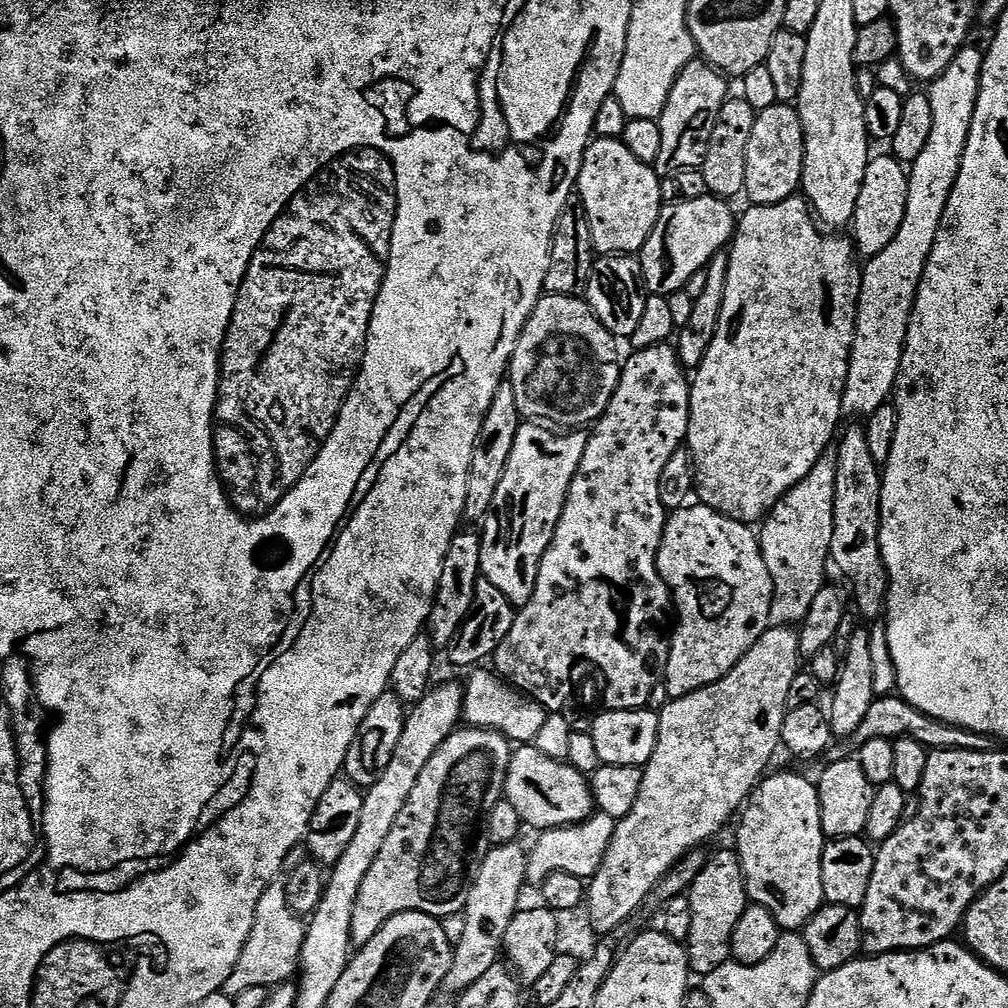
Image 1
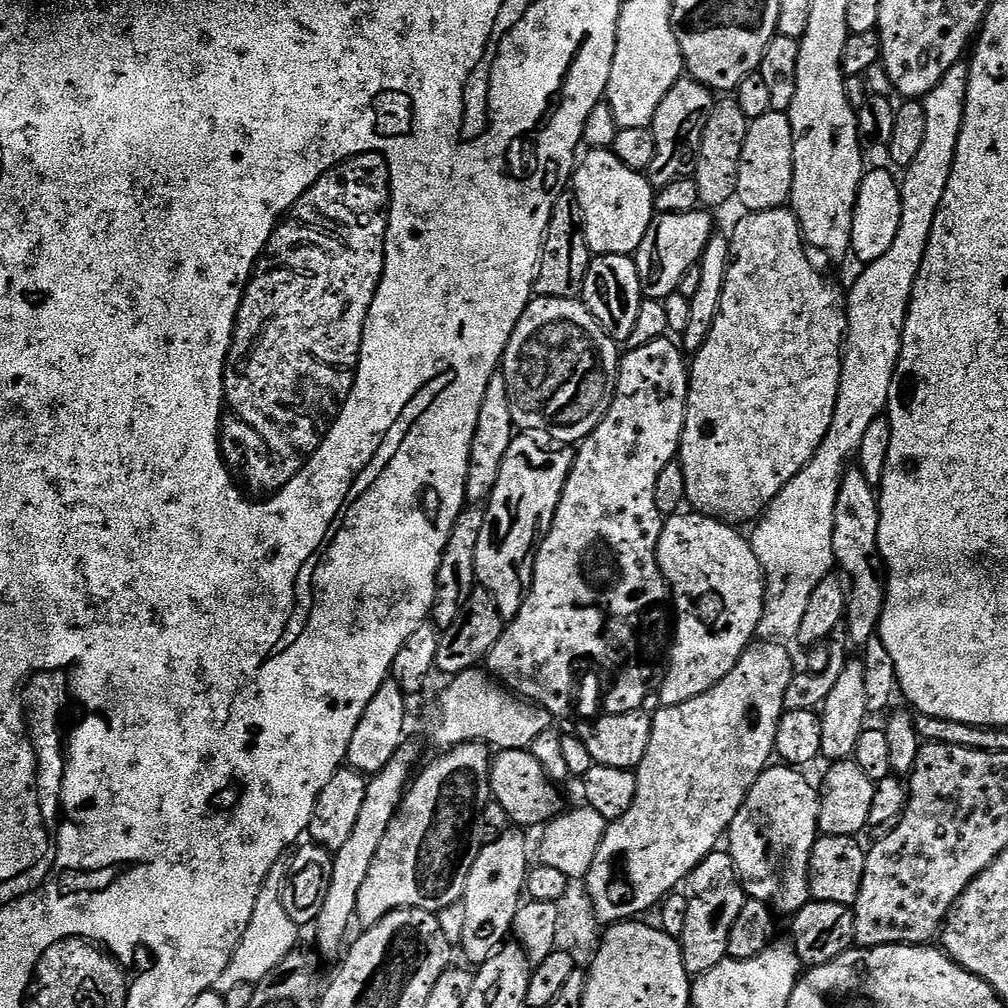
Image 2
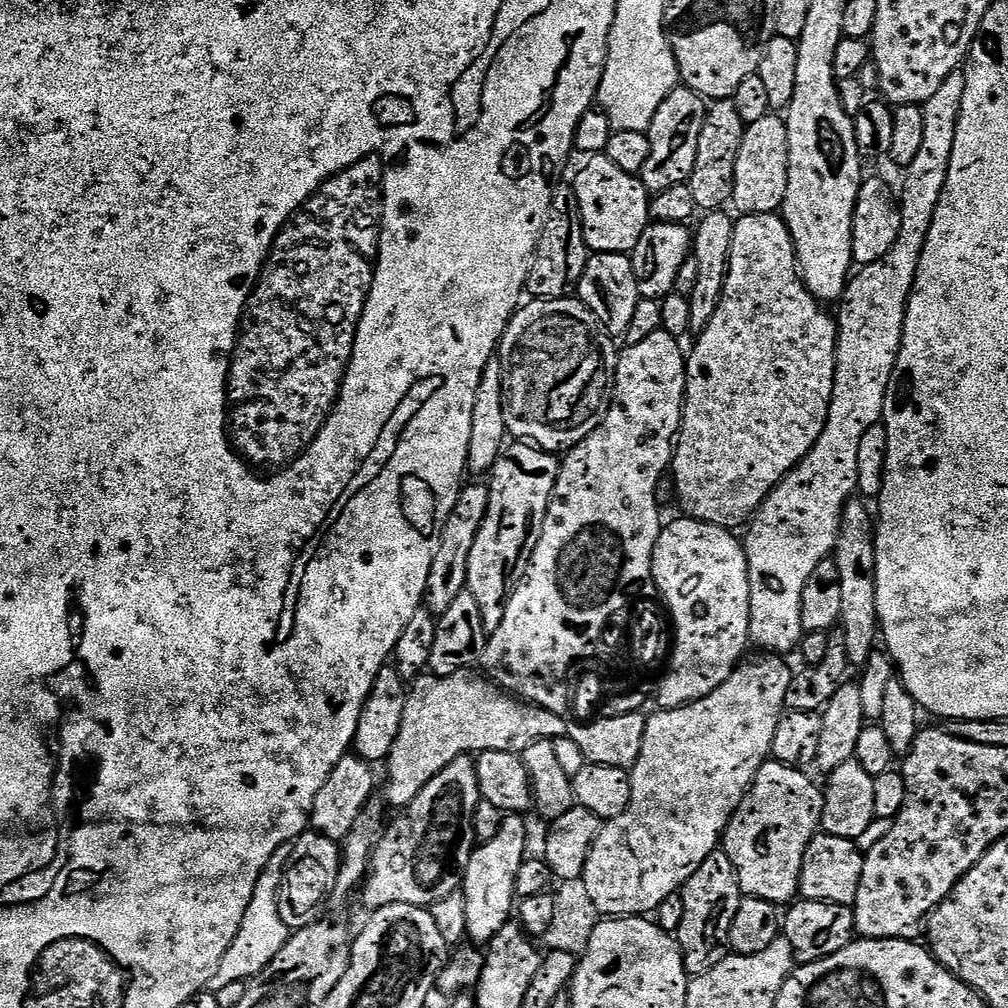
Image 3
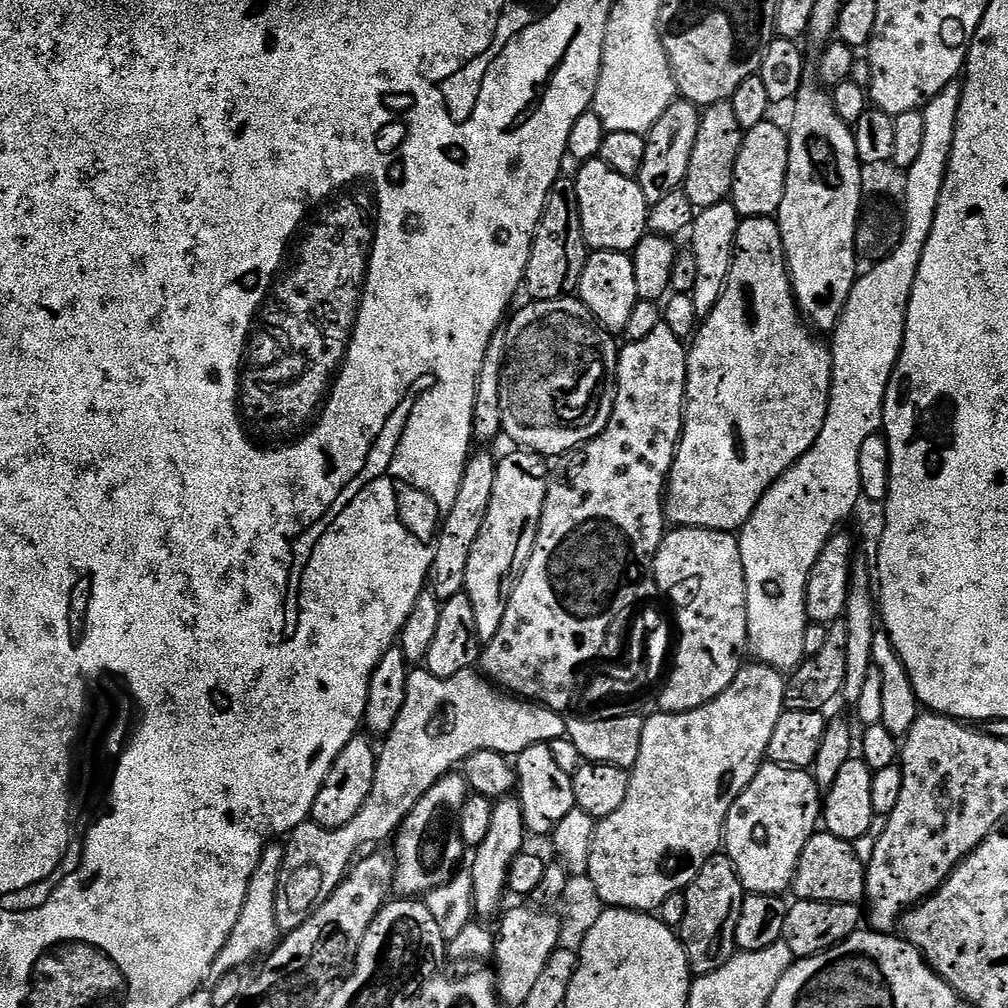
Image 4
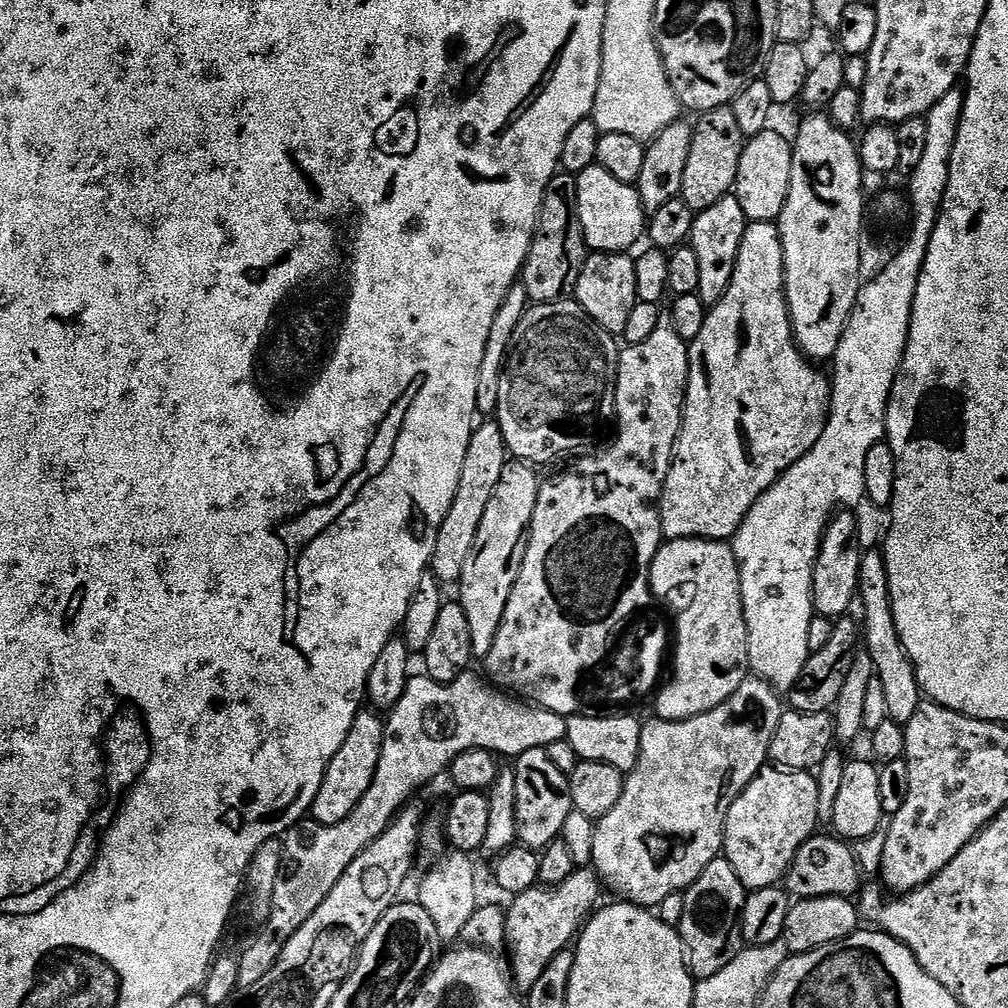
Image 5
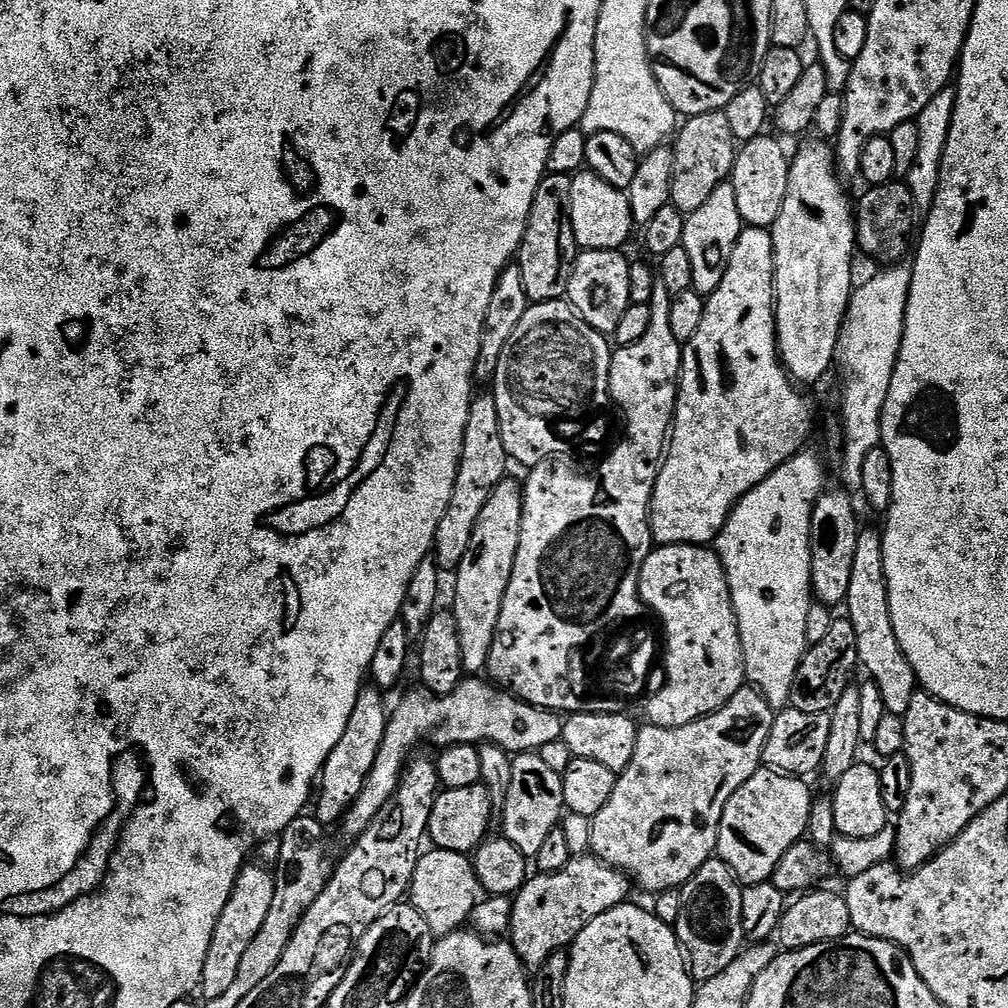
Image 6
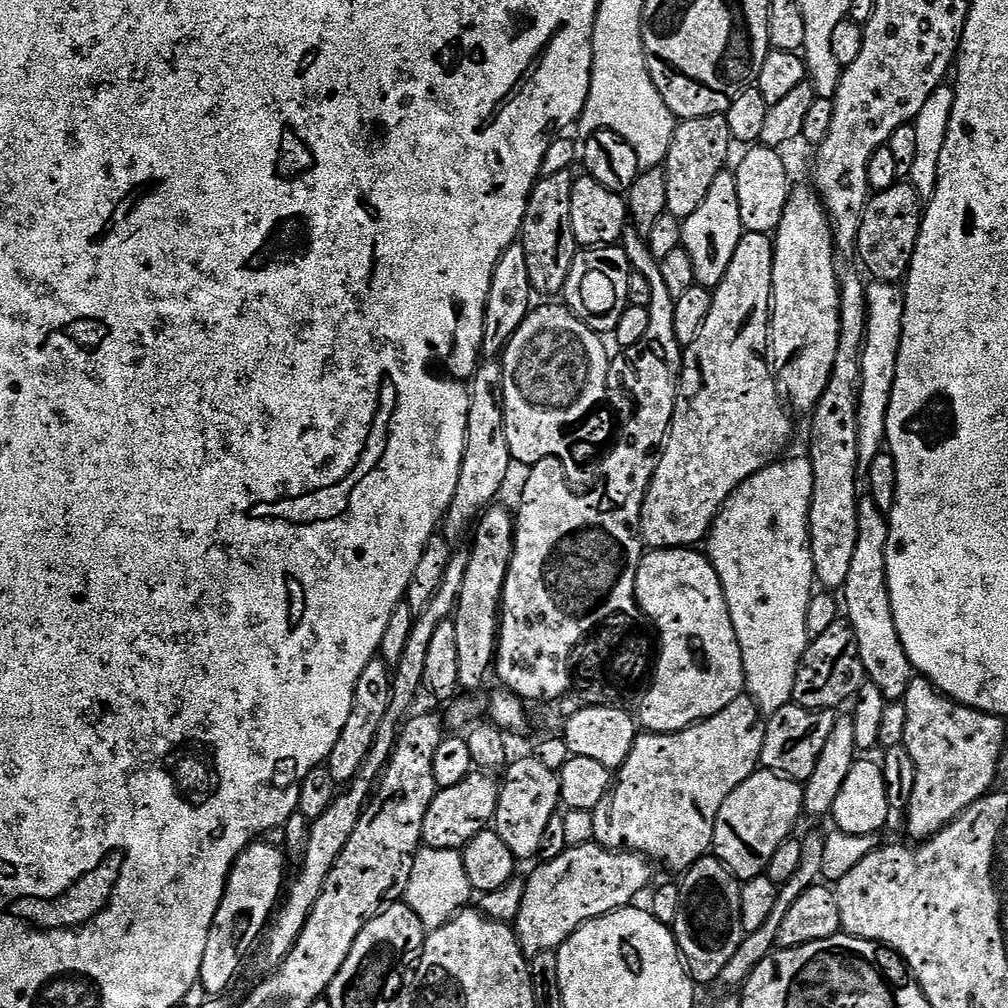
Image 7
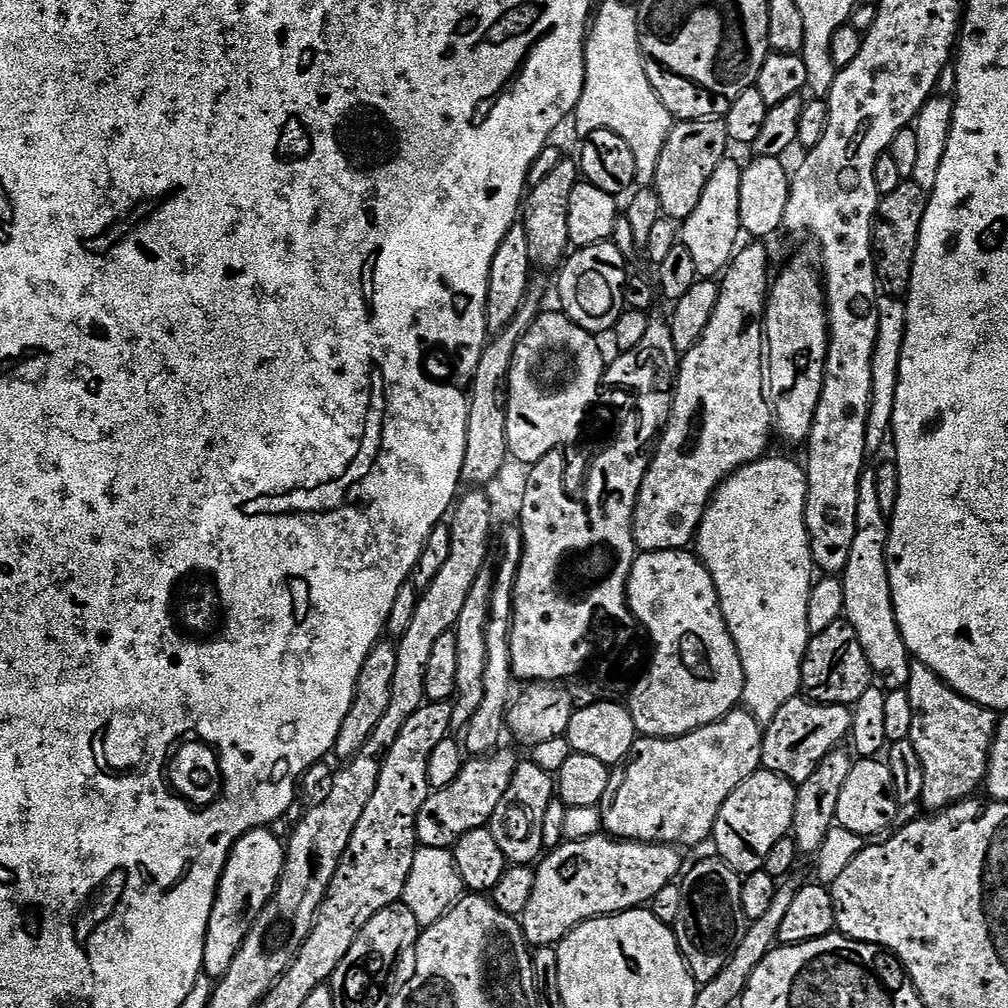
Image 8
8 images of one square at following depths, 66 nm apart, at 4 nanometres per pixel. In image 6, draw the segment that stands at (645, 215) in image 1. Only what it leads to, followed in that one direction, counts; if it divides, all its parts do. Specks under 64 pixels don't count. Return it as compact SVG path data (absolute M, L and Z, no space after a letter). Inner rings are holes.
M581 170L572 176L570 186L570 218L574 222L577 249L590 252L614 252L623 249L632 236L634 221L625 189L602 182L591 170Z

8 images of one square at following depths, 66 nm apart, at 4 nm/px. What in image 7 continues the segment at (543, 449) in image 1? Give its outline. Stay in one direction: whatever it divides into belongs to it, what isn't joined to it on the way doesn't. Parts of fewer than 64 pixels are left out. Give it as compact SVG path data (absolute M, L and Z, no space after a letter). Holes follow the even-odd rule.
M489 507L475 521L474 531L471 533L472 548L470 547L468 552L466 578L462 578L462 590L460 597L456 599L454 630L458 645L458 678L460 687L464 690L482 687L484 679L493 671L504 583L516 545L513 513L496 507Z

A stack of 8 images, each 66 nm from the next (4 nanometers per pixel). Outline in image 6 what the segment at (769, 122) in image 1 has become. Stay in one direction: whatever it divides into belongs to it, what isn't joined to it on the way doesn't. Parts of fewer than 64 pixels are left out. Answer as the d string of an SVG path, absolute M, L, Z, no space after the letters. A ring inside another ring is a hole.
M761 134L747 141L736 153L736 165L732 167L730 182L734 186L734 195L738 198L738 214L749 228L771 229L772 223L778 218L782 210L782 202L786 198L788 185L789 153L784 153L784 148L775 140L775 135Z

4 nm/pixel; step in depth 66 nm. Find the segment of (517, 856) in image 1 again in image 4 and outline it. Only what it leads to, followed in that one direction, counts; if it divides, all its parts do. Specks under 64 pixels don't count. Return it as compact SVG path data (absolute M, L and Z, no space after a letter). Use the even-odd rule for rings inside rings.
M497 799L492 806L490 834L486 834L486 842L482 842L480 847L475 849L473 856L476 857L473 858L472 866L470 866L470 873L473 878L472 898L477 917L488 918L484 916L492 915L495 917L501 911L500 899L506 896L508 868L512 865L512 859L525 851L524 836L526 837L526 829L519 799Z

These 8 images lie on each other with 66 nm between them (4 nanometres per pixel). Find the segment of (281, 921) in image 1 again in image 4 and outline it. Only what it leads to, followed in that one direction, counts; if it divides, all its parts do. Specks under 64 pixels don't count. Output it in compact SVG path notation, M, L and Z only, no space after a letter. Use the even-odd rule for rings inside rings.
M273 842L265 846L258 866L250 878L250 886L246 890L246 902L242 902L242 914L238 914L238 922L234 925L234 930L230 930L230 938L226 938L226 946L218 950L218 958L214 958L212 963L210 976L213 981L243 969L243 964L250 963L255 956L263 957L271 953L281 939L282 933L276 921L276 895L278 894L278 874L282 870L283 861L283 843Z

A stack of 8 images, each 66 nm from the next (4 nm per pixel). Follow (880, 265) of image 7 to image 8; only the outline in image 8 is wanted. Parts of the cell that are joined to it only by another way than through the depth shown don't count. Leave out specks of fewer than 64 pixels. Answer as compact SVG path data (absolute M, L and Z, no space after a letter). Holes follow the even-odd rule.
M911 179L900 183L898 190L880 197L880 205L876 207L876 221L872 223L872 253L878 288L883 295L900 298L908 291L922 230L922 218L926 218L928 197L929 193L924 192L922 186Z

